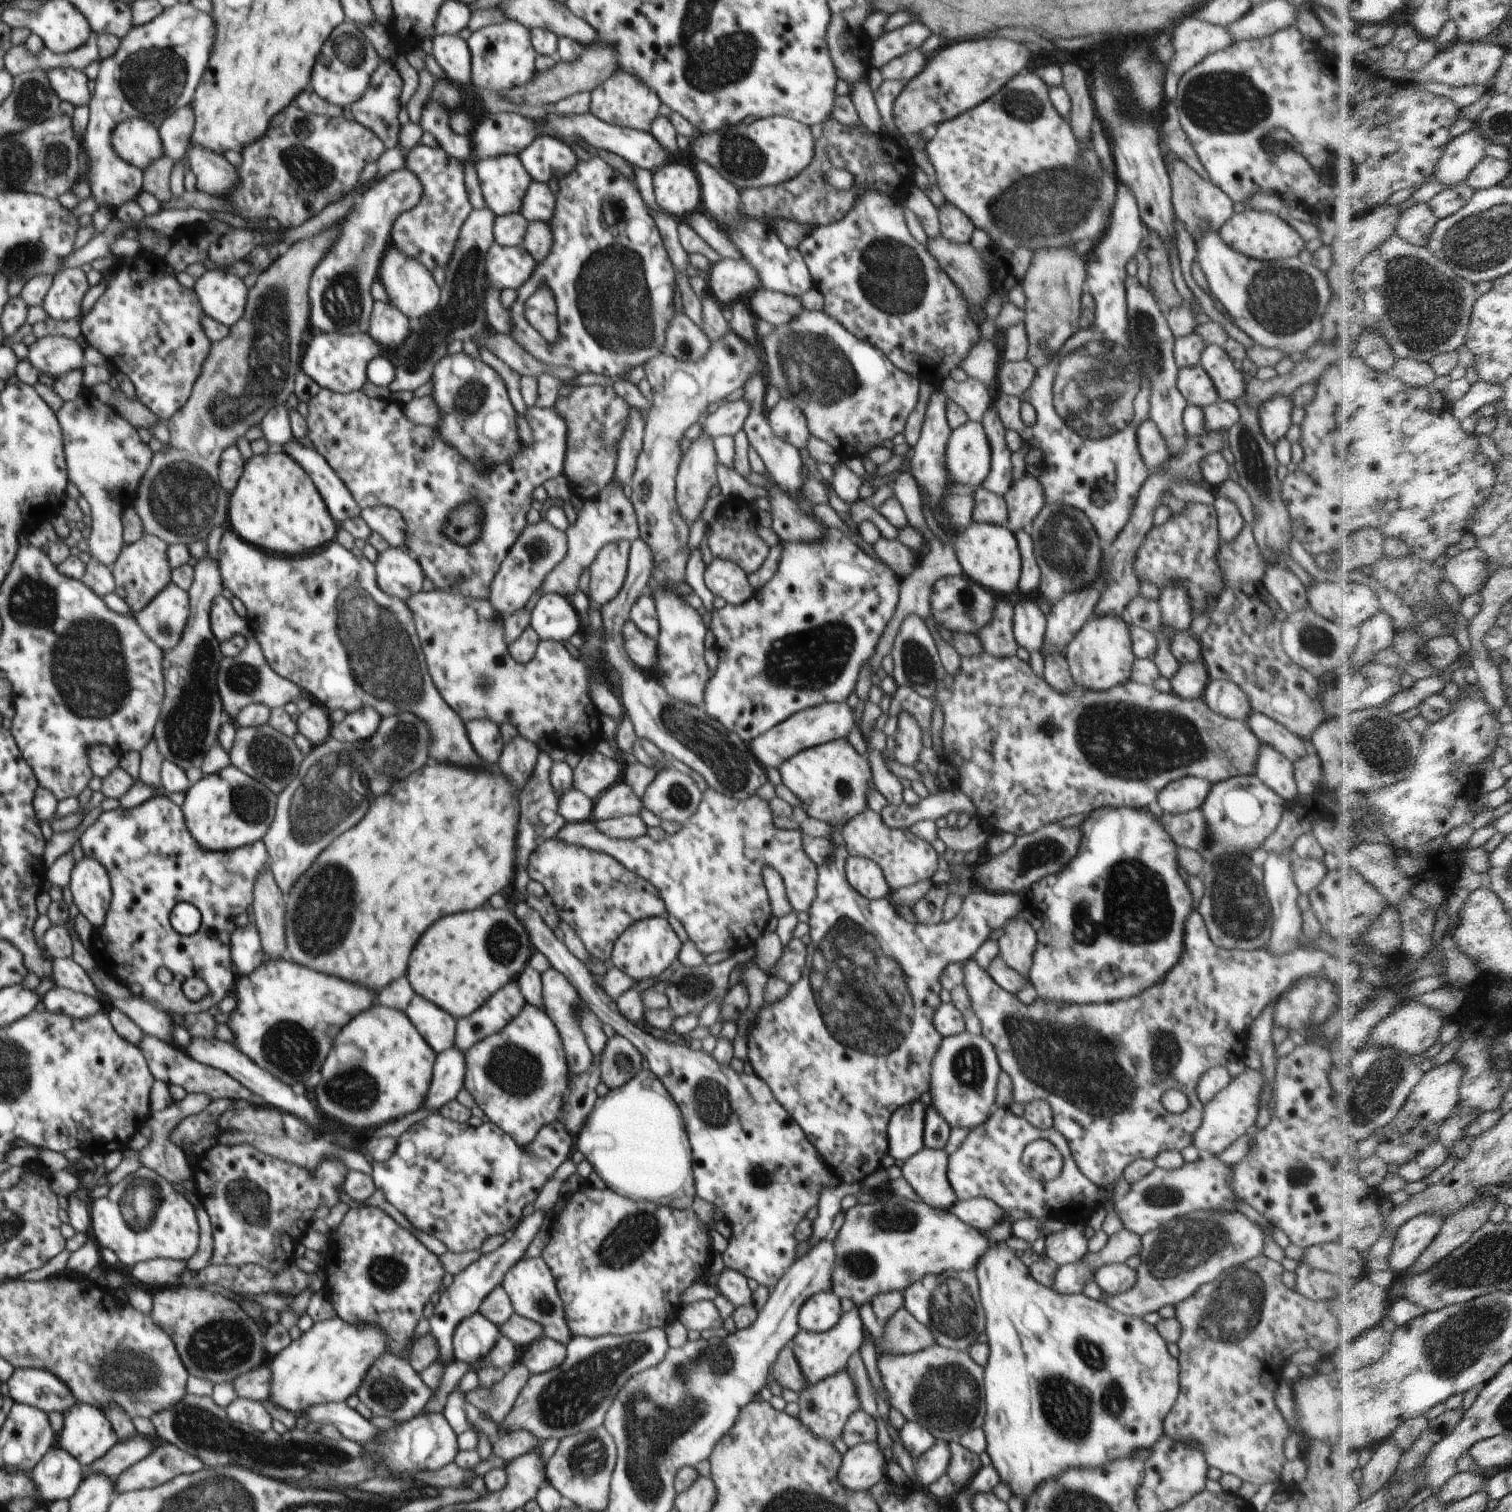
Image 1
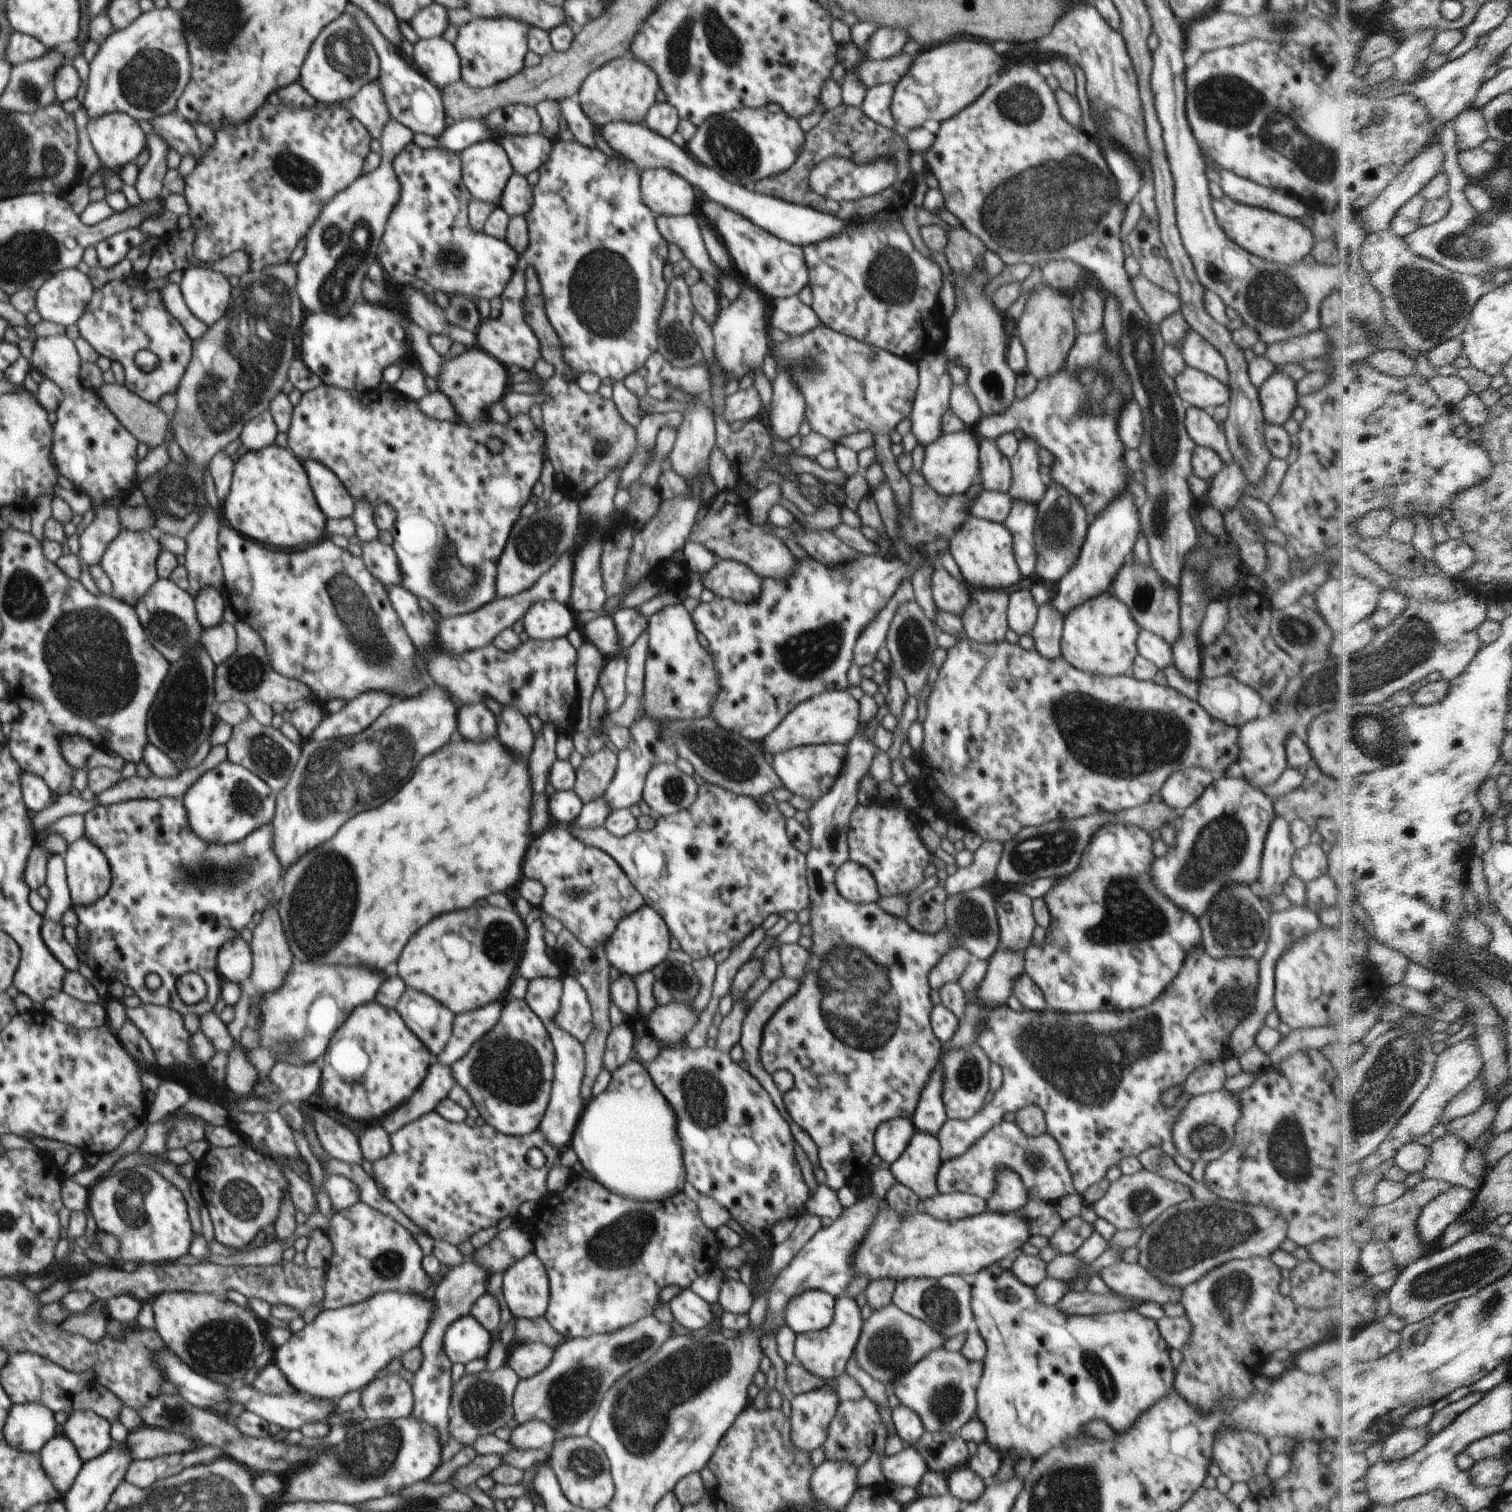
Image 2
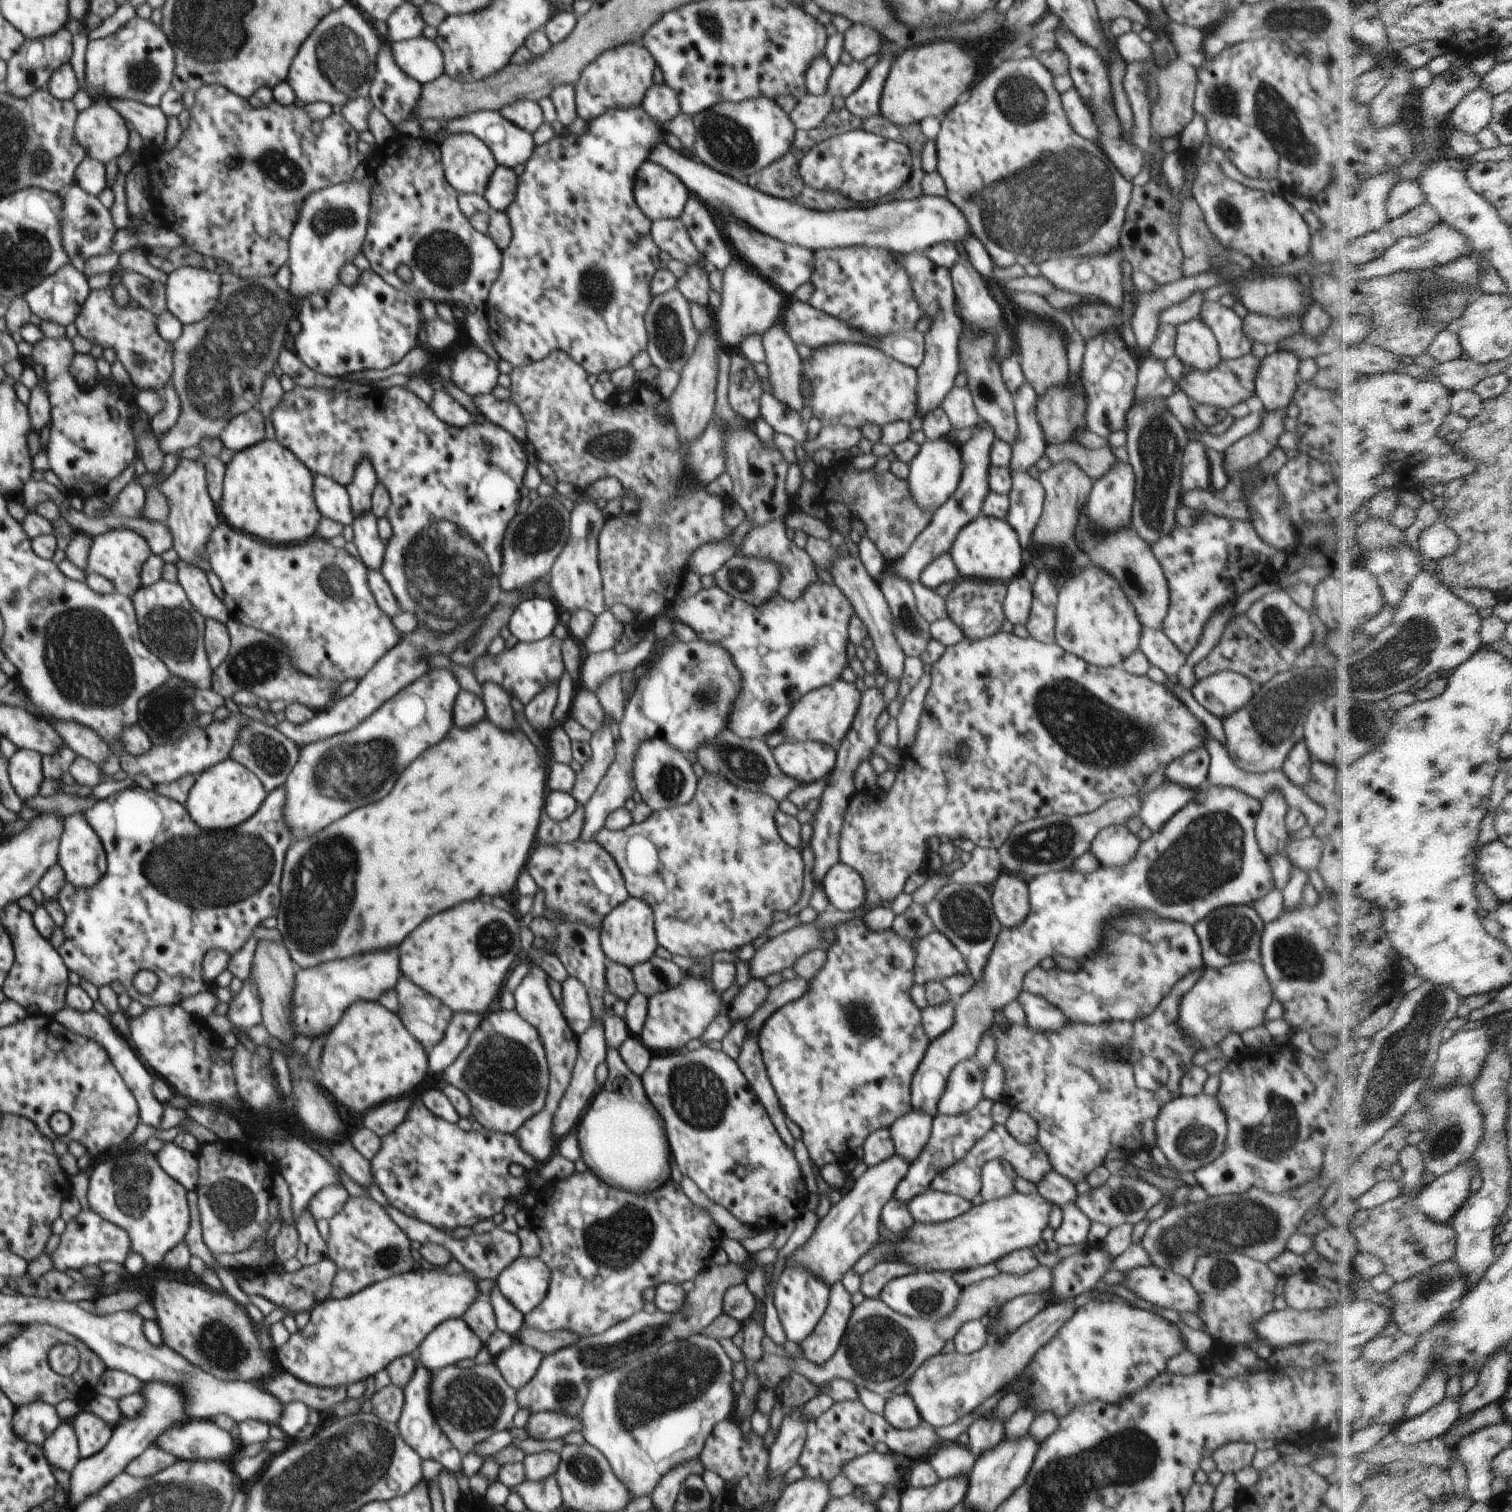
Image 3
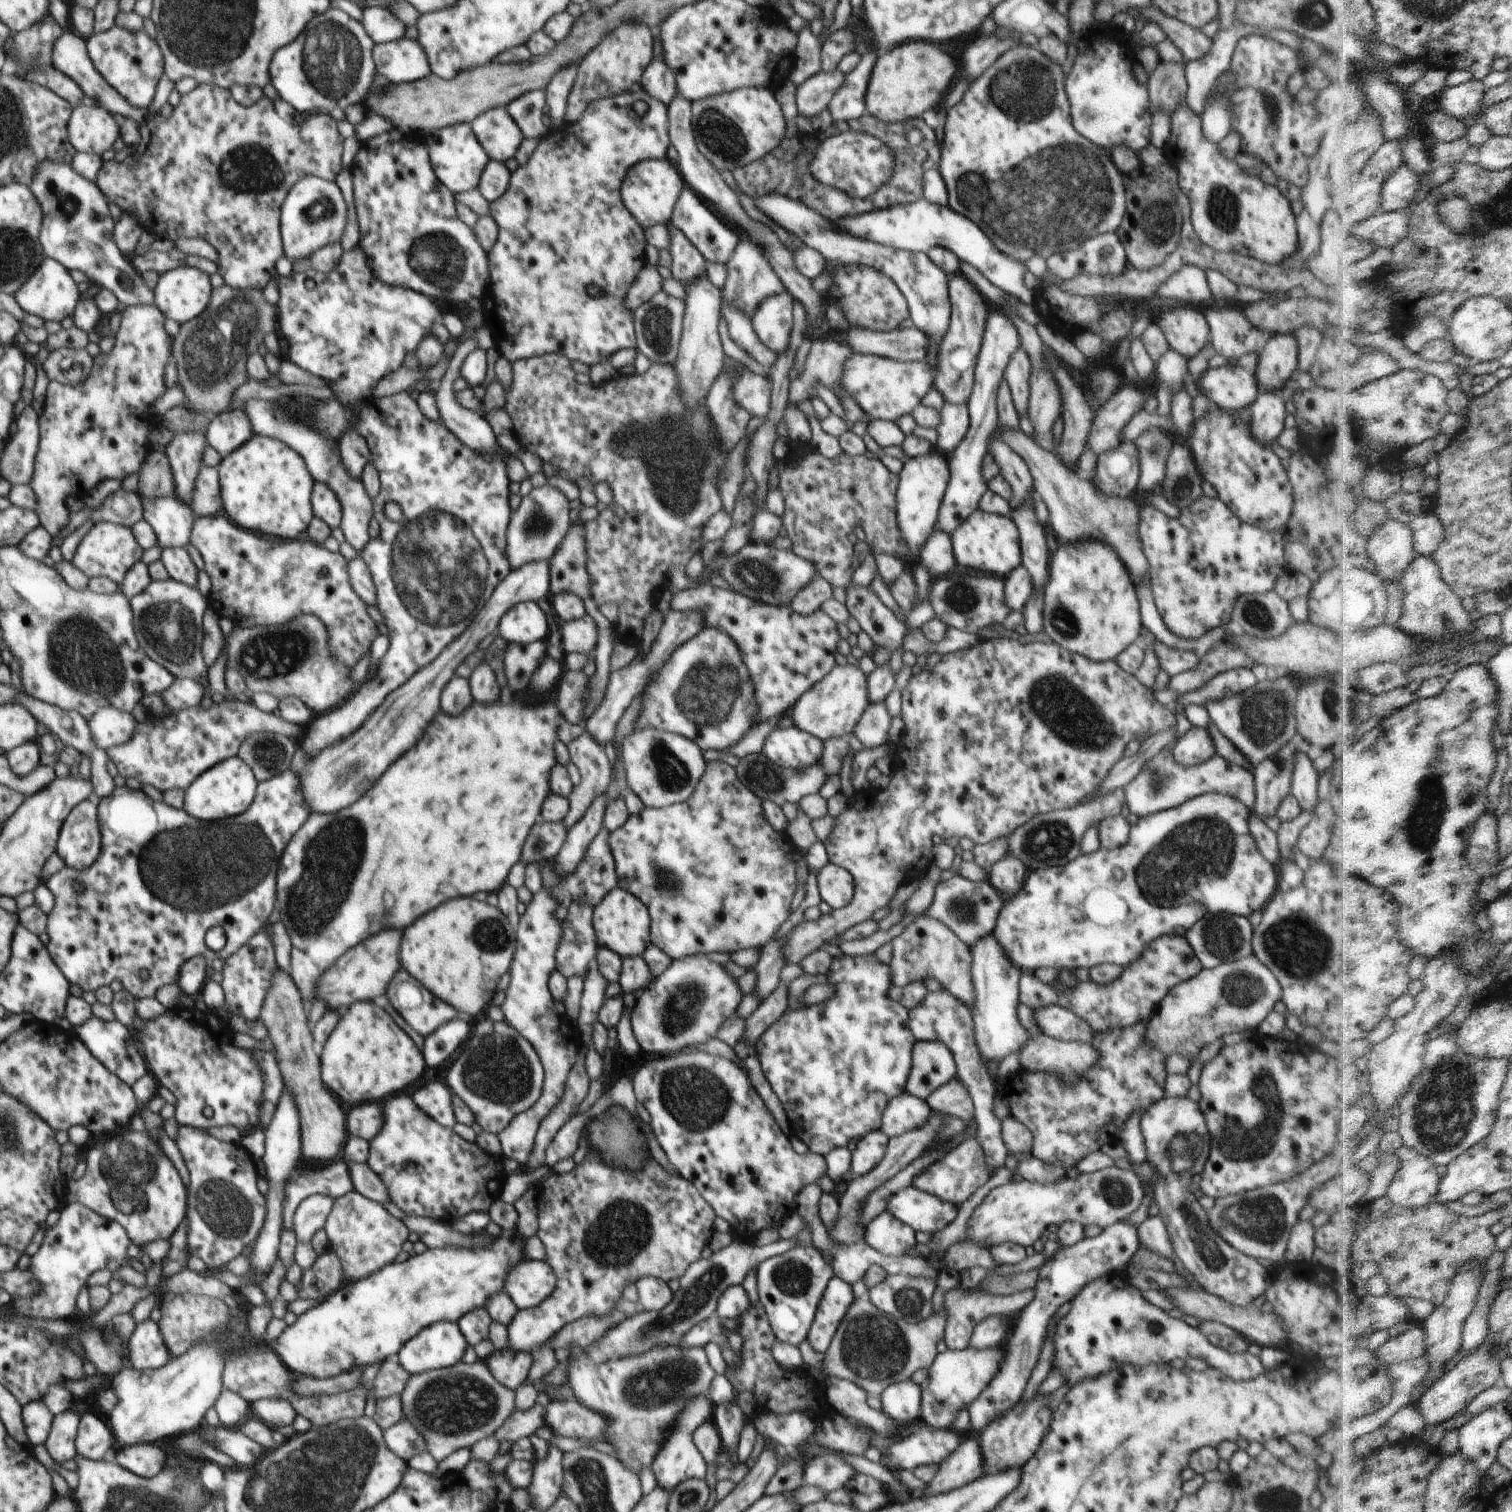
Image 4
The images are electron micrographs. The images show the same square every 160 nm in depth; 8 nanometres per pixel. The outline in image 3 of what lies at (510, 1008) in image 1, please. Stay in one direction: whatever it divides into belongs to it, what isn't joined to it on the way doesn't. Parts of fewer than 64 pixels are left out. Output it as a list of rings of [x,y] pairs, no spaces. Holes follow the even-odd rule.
[[[453,1013],[442,1040],[431,1048],[430,1054],[427,1054],[428,1071],[445,1071],[466,1048],[482,1019],[483,1016],[478,1013]]]

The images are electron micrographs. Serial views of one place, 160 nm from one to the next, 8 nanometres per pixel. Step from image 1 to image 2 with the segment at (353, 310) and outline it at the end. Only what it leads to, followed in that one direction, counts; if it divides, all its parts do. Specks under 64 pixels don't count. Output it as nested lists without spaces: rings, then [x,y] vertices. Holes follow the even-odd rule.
[[[390,119],[385,124],[379,140],[382,156],[379,167],[358,177],[348,188],[333,197],[304,236],[307,238],[307,244],[305,255],[297,262],[296,292],[309,314],[328,313],[342,319],[349,316],[356,303],[364,302],[362,282],[366,278],[368,264],[373,262],[372,256],[376,254],[376,248],[381,243],[387,220],[401,196],[401,182],[394,172],[393,160],[408,143],[413,142],[413,138],[413,130],[397,120]],[[352,238],[364,248],[370,240],[366,252],[368,256],[362,262],[358,262],[354,256],[350,257],[354,250],[358,250]]]

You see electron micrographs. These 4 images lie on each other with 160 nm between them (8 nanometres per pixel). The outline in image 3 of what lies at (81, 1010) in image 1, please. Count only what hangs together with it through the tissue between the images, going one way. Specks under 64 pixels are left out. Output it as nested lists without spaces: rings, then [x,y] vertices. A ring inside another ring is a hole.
[[[64,1006],[59,1011],[56,1011],[54,1018],[63,1024],[68,1030],[76,1034],[85,1036],[86,1038],[98,1041],[98,1044],[106,1049],[110,1060],[122,1075],[126,1086],[132,1091],[139,1106],[139,1122],[149,1124],[150,1126],[160,1128],[160,1117],[165,1110],[163,1104],[158,1102],[158,1099],[153,1093],[153,1084],[155,1081],[155,1074],[139,1057],[138,1052],[132,1046],[129,1040],[126,1040],[115,1027],[104,1016],[104,1012],[99,1012],[92,1008],[89,1011],[82,1012],[75,1008]]]

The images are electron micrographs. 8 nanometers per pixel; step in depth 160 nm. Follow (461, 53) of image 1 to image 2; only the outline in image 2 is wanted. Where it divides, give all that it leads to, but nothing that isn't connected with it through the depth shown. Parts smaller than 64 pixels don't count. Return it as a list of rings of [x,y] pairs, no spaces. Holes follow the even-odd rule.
[[[443,37],[416,39],[411,64],[415,64],[417,70],[428,78],[434,86],[437,86],[439,90],[443,89],[446,85],[454,84],[454,82],[461,80],[461,58],[455,44],[446,41]]]

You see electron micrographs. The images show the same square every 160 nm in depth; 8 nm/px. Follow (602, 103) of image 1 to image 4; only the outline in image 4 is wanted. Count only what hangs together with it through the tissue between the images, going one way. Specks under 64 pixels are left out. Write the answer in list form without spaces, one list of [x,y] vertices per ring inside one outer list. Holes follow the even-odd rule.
[[[624,23],[606,35],[578,64],[578,72],[567,98],[566,122],[577,123],[589,103],[608,97],[615,97],[638,87],[645,68],[653,59],[653,34],[642,23]]]

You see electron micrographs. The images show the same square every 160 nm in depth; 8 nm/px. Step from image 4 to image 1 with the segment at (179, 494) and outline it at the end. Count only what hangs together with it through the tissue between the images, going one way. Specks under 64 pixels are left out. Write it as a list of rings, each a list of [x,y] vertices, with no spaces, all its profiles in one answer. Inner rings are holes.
[[[208,557],[194,567],[189,594],[189,617],[181,639],[169,651],[163,651],[165,695],[154,738],[164,760],[185,771],[200,768],[206,753],[220,740],[217,736],[222,722],[223,704],[217,690],[219,662],[224,657],[221,644],[211,631],[210,611],[215,596],[221,594],[223,582],[218,563]]]

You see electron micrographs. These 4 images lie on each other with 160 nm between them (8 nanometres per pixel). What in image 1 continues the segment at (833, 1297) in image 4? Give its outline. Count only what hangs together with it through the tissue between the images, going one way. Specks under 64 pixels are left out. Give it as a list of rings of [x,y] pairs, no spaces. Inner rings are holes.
[[[856,1307],[850,1312],[842,1312],[838,1324],[826,1332],[813,1333],[800,1329],[792,1339],[794,1342],[793,1353],[806,1384],[815,1385],[817,1382],[846,1369],[848,1359],[854,1352],[860,1350],[864,1338],[865,1326]]]

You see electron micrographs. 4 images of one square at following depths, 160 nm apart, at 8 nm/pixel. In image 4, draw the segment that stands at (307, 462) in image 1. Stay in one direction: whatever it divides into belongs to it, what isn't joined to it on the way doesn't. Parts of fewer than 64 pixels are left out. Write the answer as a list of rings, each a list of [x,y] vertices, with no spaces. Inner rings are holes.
[[[315,481],[311,505],[315,516],[324,520],[331,529],[340,526],[343,515],[342,507],[336,493],[328,485]]]

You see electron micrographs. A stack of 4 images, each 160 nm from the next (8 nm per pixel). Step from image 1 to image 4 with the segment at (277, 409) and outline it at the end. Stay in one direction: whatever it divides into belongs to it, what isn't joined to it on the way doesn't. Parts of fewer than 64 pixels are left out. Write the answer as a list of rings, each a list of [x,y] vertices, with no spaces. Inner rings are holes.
[[[234,409],[211,417],[205,437],[223,459],[252,435],[254,432],[246,411]]]

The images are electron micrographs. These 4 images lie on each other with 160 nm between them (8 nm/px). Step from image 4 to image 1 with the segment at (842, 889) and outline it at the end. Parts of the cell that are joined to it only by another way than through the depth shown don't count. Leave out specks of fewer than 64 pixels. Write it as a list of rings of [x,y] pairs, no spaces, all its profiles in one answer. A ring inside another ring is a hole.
[[[848,855],[845,860],[848,882],[867,899],[889,898],[892,890],[882,867],[874,860]]]

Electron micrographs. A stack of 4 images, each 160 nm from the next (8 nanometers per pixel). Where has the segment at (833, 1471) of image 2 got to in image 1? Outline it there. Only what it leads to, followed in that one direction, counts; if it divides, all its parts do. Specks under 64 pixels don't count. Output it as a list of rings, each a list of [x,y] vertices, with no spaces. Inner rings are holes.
[[[877,1441],[857,1444],[843,1454],[839,1481],[854,1492],[868,1491],[887,1478],[887,1463]]]

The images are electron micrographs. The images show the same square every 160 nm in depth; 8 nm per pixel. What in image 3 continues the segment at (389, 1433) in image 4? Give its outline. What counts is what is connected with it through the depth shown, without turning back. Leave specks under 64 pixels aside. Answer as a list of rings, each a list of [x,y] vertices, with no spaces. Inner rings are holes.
[[[417,1363],[415,1373],[403,1388],[405,1394],[405,1405],[402,1409],[397,1425],[402,1438],[413,1448],[423,1459],[437,1460],[443,1468],[455,1476],[459,1482],[462,1492],[468,1492],[468,1479],[461,1474],[461,1452],[450,1442],[444,1434],[440,1425],[435,1421],[432,1409],[430,1408],[432,1372],[424,1365]]]

